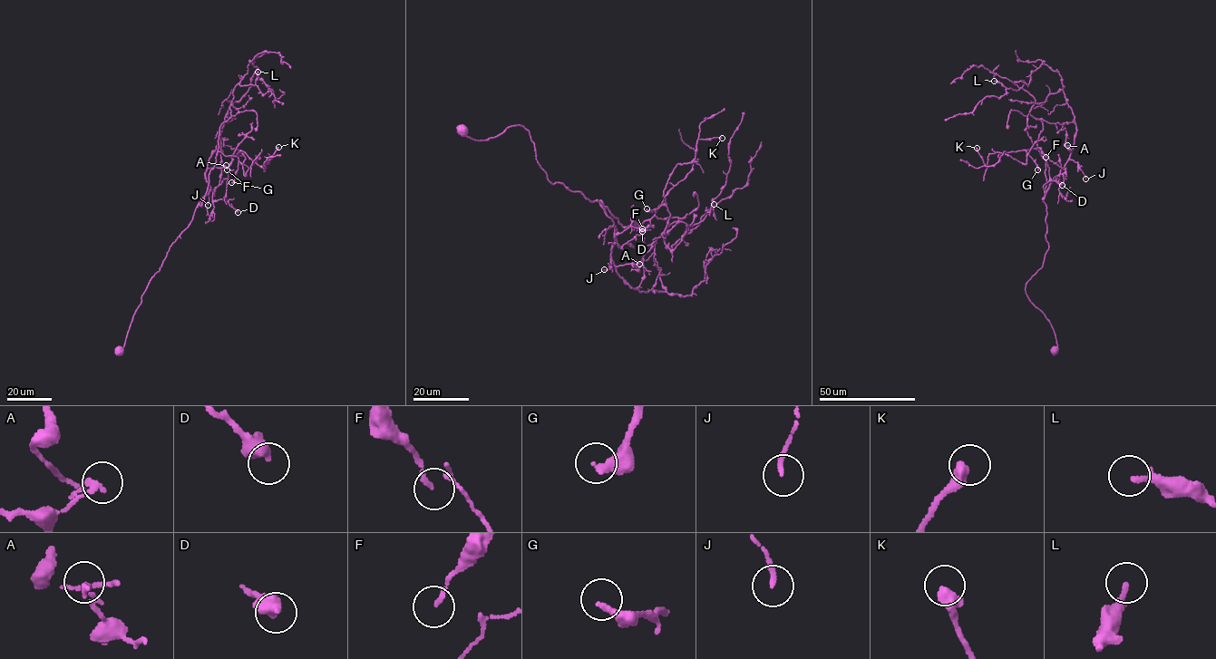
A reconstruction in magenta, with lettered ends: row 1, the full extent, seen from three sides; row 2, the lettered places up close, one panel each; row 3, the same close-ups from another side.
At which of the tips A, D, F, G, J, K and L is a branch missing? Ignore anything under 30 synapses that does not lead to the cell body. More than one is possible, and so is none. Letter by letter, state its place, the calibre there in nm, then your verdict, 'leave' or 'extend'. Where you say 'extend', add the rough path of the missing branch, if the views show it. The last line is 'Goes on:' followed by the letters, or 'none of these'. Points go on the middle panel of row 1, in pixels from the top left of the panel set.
A: (639, 264) | 150 nm | leave
D: (642, 231) | 480 nm | leave
F: (642, 228) | 150 nm | leave
G: (646, 208) | 280 nm | extend | (646, 208), (623, 191), (621, 179), (616, 180)
J: (604, 269) | 170 nm | leave
K: (722, 138) | 440 nm | leave
L: (714, 204) | 220 nm | leave
Goes on: G

